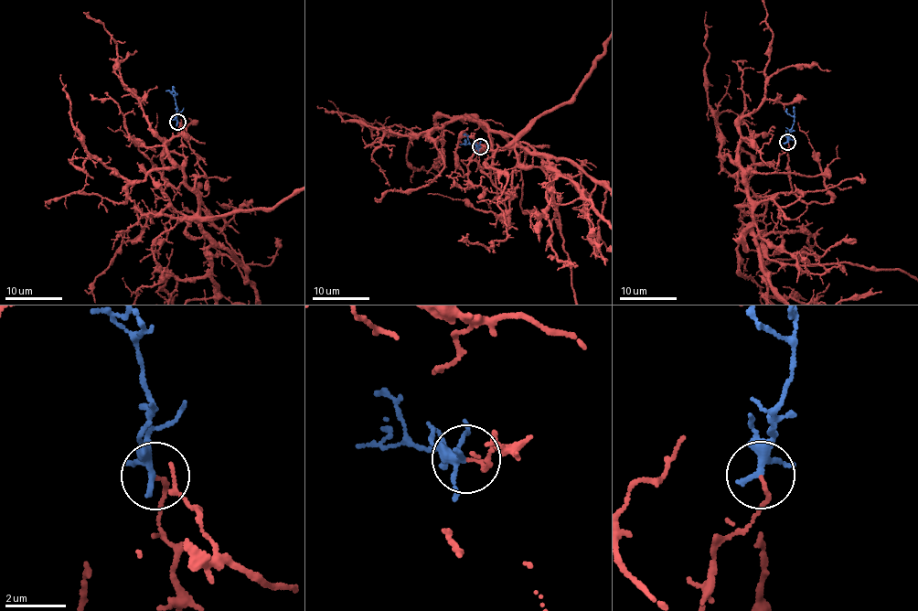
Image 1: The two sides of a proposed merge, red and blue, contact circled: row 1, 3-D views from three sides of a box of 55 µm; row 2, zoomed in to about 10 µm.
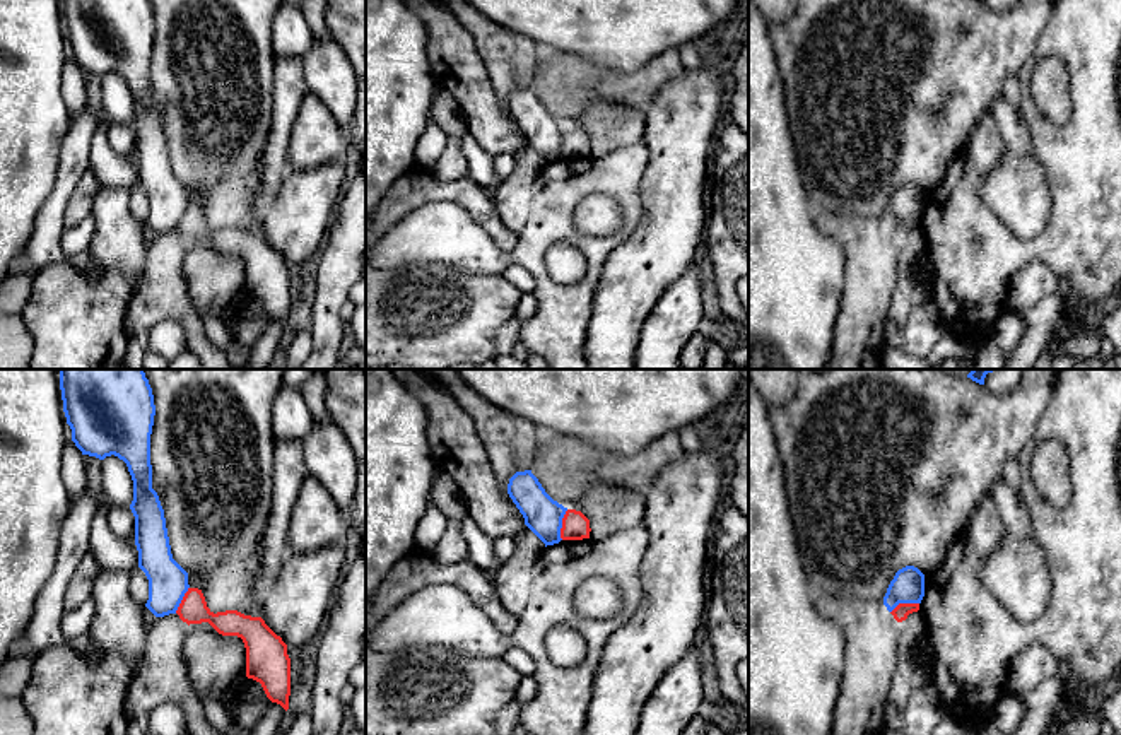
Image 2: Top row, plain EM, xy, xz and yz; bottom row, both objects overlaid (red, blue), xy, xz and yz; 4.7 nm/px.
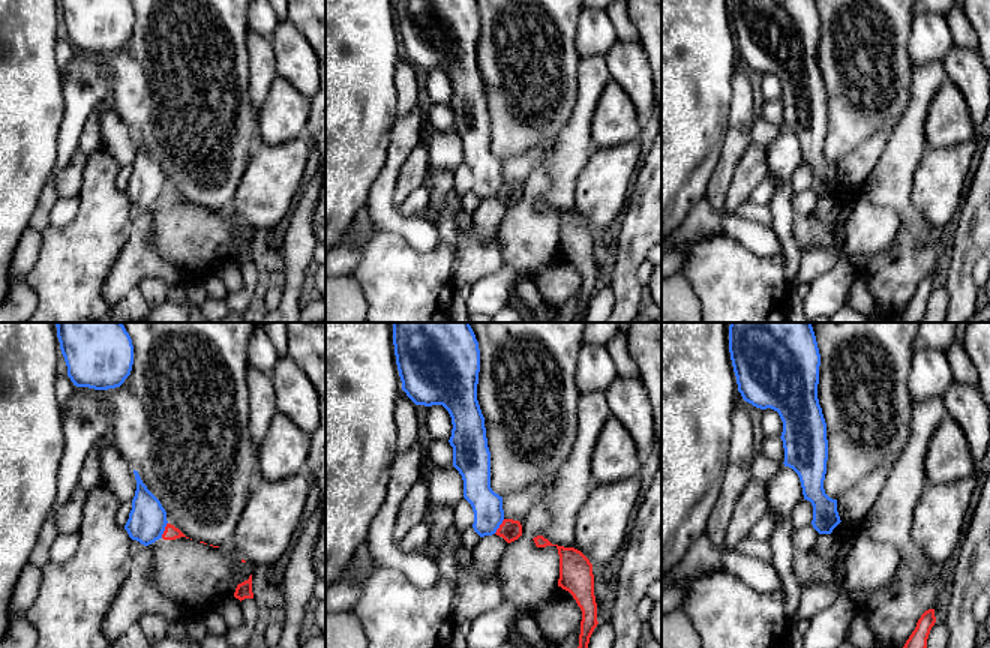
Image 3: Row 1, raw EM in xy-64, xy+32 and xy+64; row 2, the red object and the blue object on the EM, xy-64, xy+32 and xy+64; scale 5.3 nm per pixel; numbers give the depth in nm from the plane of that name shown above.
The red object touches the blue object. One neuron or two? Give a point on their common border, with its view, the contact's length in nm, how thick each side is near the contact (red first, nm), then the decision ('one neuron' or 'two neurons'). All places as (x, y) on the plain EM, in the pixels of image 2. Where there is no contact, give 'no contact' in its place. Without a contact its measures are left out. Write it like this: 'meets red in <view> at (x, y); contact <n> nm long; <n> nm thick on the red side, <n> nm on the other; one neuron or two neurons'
meets red in xz at (563, 142); contact 150 nm long; 130 nm thick on the red side, 180 nm on the other; two neurons

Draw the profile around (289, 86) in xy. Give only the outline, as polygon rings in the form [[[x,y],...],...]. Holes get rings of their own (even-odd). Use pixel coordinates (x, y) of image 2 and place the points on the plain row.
[[[275,58],[273,118],[258,169],[260,186],[255,198],[255,220],[244,229],[244,232],[261,234],[263,215],[277,197],[282,179],[289,171],[289,138],[308,92],[302,58]]]

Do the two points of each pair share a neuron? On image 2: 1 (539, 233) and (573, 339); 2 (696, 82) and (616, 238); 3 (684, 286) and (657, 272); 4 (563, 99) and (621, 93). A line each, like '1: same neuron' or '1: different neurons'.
1: same neuron
2: different neurons
3: different neurons
4: same neuron

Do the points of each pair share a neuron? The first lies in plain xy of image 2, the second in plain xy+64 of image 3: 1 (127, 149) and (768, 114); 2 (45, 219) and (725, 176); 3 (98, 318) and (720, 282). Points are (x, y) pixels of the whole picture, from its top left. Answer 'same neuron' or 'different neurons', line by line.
1: same neuron
2: same neuron
3: same neuron

